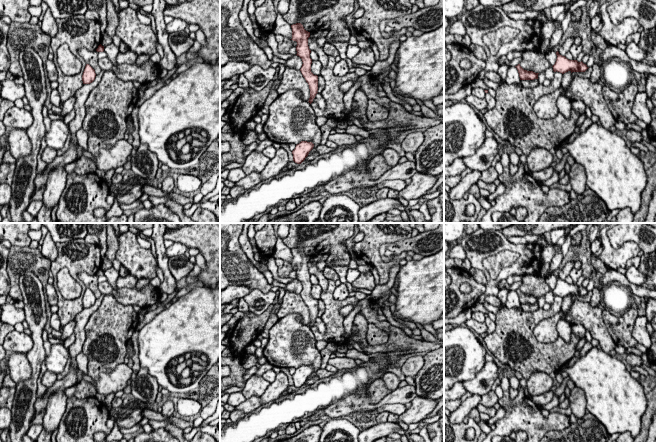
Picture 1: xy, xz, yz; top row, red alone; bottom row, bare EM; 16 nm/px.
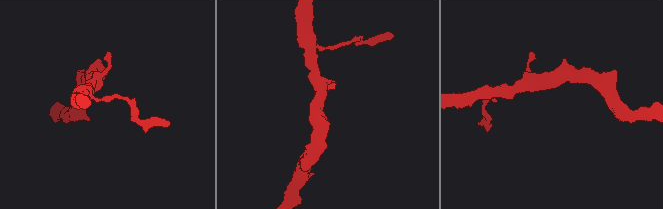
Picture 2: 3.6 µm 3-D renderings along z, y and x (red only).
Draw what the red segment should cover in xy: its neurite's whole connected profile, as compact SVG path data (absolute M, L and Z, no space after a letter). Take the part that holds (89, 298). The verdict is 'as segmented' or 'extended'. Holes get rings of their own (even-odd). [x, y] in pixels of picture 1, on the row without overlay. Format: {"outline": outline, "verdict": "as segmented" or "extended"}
{"outline": "M86 288L82 299L83 308L92 307L95 304L95 301L96 301L95 294L89 288Z", "verdict": "as segmented"}

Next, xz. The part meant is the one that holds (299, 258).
{"outline": "M301 247L291 249L292 252L292 263L297 266L296 275L297 280L302 283L302 291L300 293L303 301L309 309L310 322L309 327L313 326L316 318L318 317L318 300L311 296L312 283L310 282L311 274L308 270L308 262L310 256L306 255Z", "verdict": "as segmented"}

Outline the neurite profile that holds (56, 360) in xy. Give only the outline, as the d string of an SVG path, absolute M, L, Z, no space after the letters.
M52 344L51 351L44 361L48 371L58 374L64 370L69 358L69 349L63 344Z

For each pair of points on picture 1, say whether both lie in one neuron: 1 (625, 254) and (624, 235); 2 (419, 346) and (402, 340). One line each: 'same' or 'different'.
1: different
2: same

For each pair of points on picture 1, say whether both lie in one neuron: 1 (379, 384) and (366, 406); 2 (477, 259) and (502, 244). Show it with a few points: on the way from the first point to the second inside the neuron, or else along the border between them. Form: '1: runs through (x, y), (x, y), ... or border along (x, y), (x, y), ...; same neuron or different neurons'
1: border along (392, 391), (375, 403), (371, 403), (366, 394); different neurons
2: runs through (483, 253), (493, 244), (496, 244); same neuron

